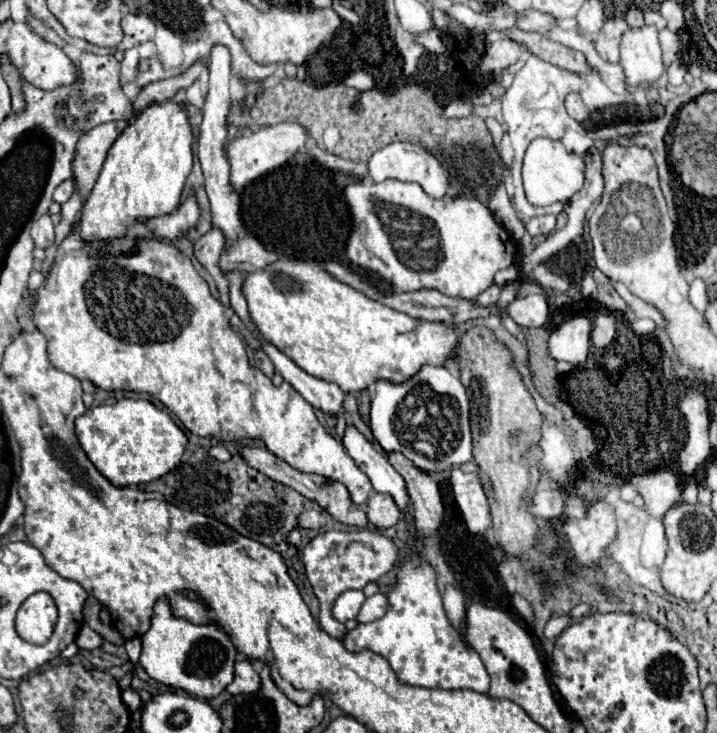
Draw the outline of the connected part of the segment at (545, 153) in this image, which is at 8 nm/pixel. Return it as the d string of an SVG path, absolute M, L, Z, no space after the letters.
M540 137L534 139L526 149L522 177L526 197L532 205L550 205L556 201L566 203L584 185L584 159L578 153L568 153L560 141Z

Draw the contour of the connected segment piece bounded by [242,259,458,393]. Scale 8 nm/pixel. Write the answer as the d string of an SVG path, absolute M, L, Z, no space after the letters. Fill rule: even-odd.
M280 259L256 273L248 273L242 283L242 295L248 301L250 319L266 343L278 347L306 373L336 383L344 393L372 389L378 379L396 383L406 381L422 365L446 365L448 357L458 345L456 329L444 323L420 321L398 313L366 297L348 283L334 279L330 273L324 273L324 269L320 269L320 263L314 261Z

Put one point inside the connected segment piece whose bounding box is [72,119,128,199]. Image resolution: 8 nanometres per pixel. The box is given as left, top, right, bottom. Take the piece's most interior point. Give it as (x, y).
(93, 146)

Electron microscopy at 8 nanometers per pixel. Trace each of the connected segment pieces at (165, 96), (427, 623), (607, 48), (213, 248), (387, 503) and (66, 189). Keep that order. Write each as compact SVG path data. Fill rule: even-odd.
M200 63L192 65L186 73L178 75L178 77L172 77L172 79L162 79L162 81L156 81L156 83L150 83L146 85L140 95L136 97L136 101L132 103L132 109L134 111L142 111L144 107L152 105L152 103L162 103L162 101L168 101L172 99L180 89L186 89L190 87L200 75L202 75L204 67Z
M416 551L400 563L394 587L386 593L388 611L382 619L362 623L344 637L348 651L378 651L388 659L390 667L402 683L418 687L440 687L440 689L472 689L486 693L490 687L488 671L480 661L480 655L464 641L448 621L442 595L436 585L436 571Z
M608 19L602 27L602 31L594 37L594 47L604 61L618 63L618 59L620 59L618 47L620 47L620 39L626 29L628 29L628 23L624 19Z
M212 227L208 233L204 233L196 243L194 243L194 253L198 257L198 261L206 267L206 271L214 277L216 281L216 287L218 287L218 293L222 297L226 297L227 302L221 302L225 306L230 306L228 297L228 279L224 277L224 273L218 269L218 259L220 259L220 253L224 249L224 235L220 233L220 229Z
M374 493L368 499L368 521L378 529L390 529L398 523L400 511L390 495Z
M72 179L62 181L62 183L56 187L56 191L54 191L54 201L58 201L58 203L66 203L66 201L70 199L72 193L74 193L74 181L72 181Z

